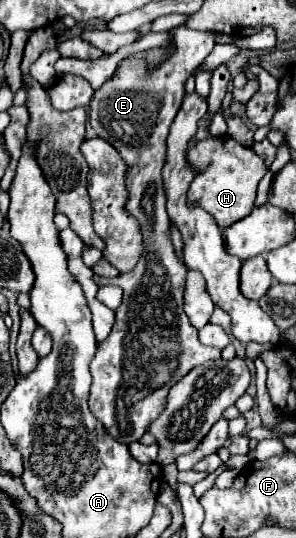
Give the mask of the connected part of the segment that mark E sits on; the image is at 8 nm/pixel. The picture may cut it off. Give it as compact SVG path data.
M178 26L174 29L175 54L167 58L163 64L149 68L143 60L123 60L119 64L119 70L115 76L105 82L91 100L89 106L89 122L97 136L113 144L117 152L121 152L121 158L127 164L125 172L125 186L129 188L129 200L125 202L125 212L133 214L137 222L141 224L141 234L145 238L145 256L137 262L137 266L131 272L119 274L117 278L111 278L107 284L117 284L123 288L123 302L115 310L115 326L111 328L111 334L99 344L97 354L91 362L91 396L89 396L89 408L91 412L105 424L105 430L123 444L131 444L133 440L141 440L141 436L149 430L149 424L161 416L161 408L165 408L165 400L169 396L169 388L177 384L191 368L205 364L209 360L217 360L221 356L221 350L203 346L197 338L197 330L189 324L187 314L183 312L183 292L185 292L185 278L187 268L181 264L181 260L175 254L173 242L171 242L171 222L165 212L165 194L161 186L161 170L167 160L167 136L169 126L181 106L181 100L185 96L185 82L193 74L193 70L205 60L205 56L211 54L215 46L217 32L197 32Z

